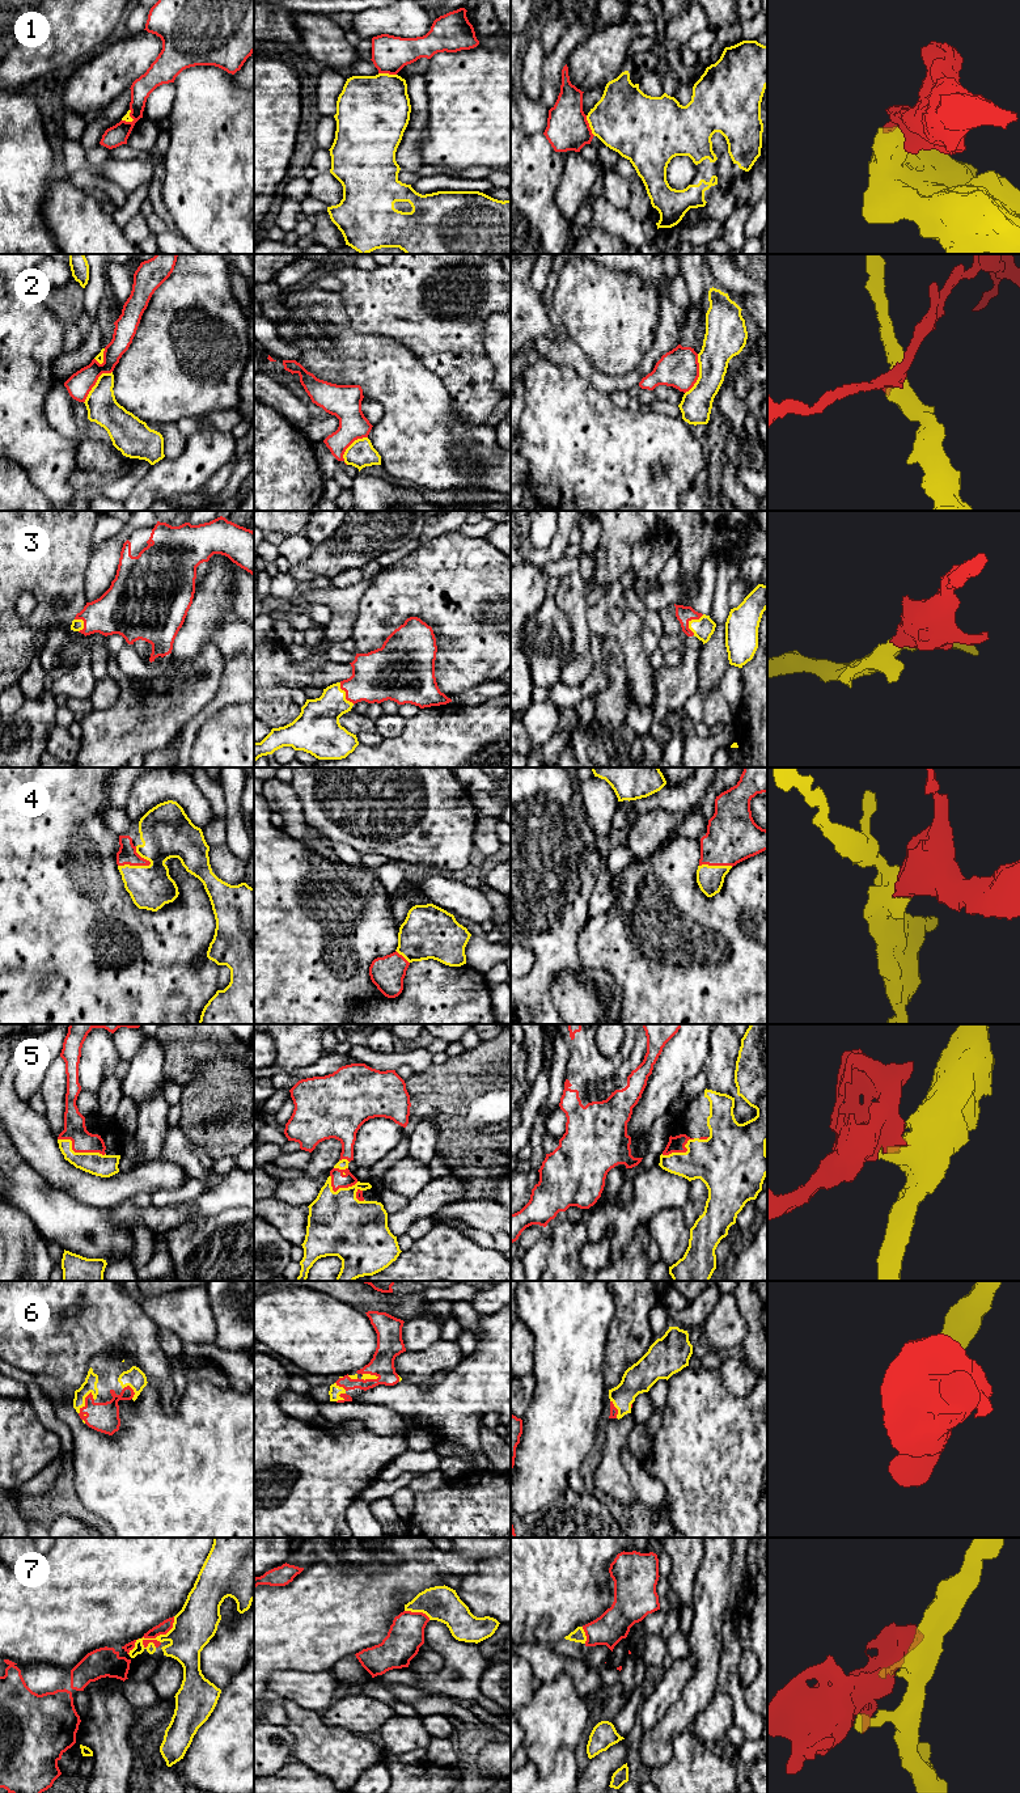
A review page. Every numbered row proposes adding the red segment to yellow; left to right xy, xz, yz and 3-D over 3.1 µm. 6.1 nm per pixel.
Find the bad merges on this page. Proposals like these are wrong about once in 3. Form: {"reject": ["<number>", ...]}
{"reject": ["1", "2", "7"]}

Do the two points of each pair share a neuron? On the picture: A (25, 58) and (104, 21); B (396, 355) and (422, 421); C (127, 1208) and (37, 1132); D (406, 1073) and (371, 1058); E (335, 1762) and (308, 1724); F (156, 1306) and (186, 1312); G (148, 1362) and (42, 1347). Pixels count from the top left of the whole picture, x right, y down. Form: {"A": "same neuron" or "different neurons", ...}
{"A": "same neuron", "B": "same neuron", "C": "different neurons", "D": "different neurons", "E": "same neuron", "F": "same neuron", "G": "same neuron"}

